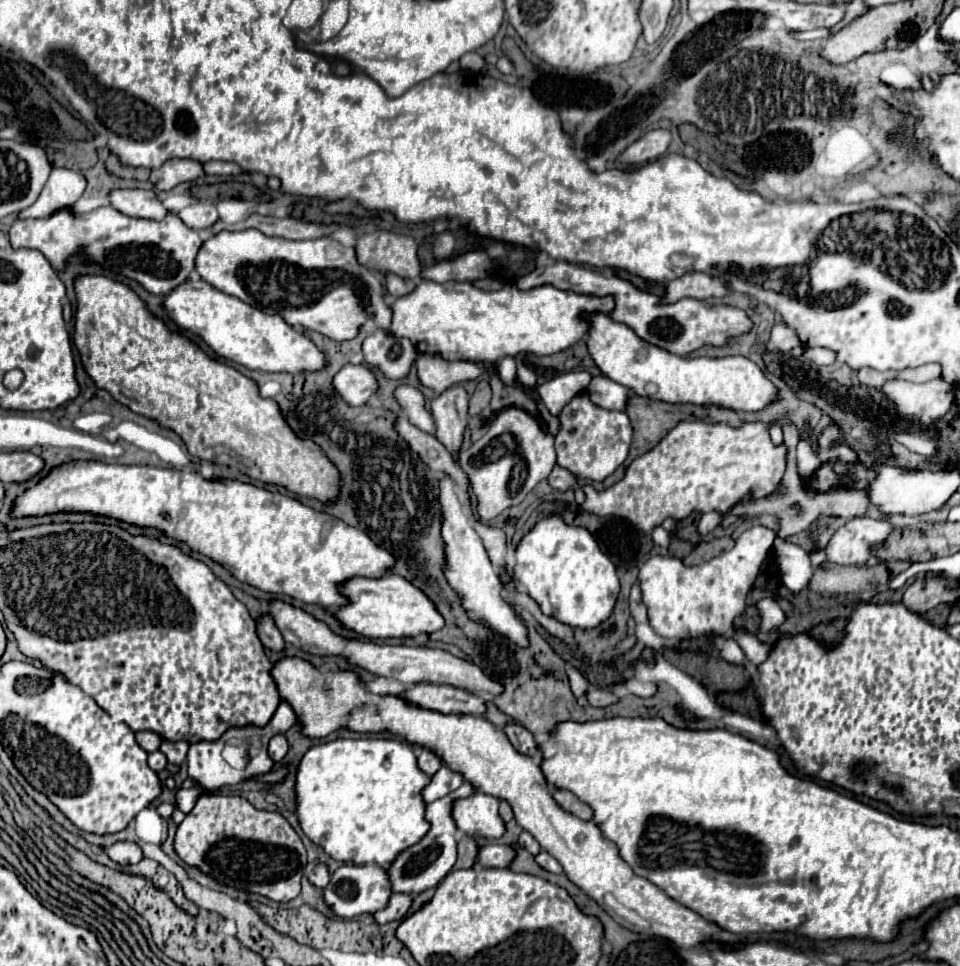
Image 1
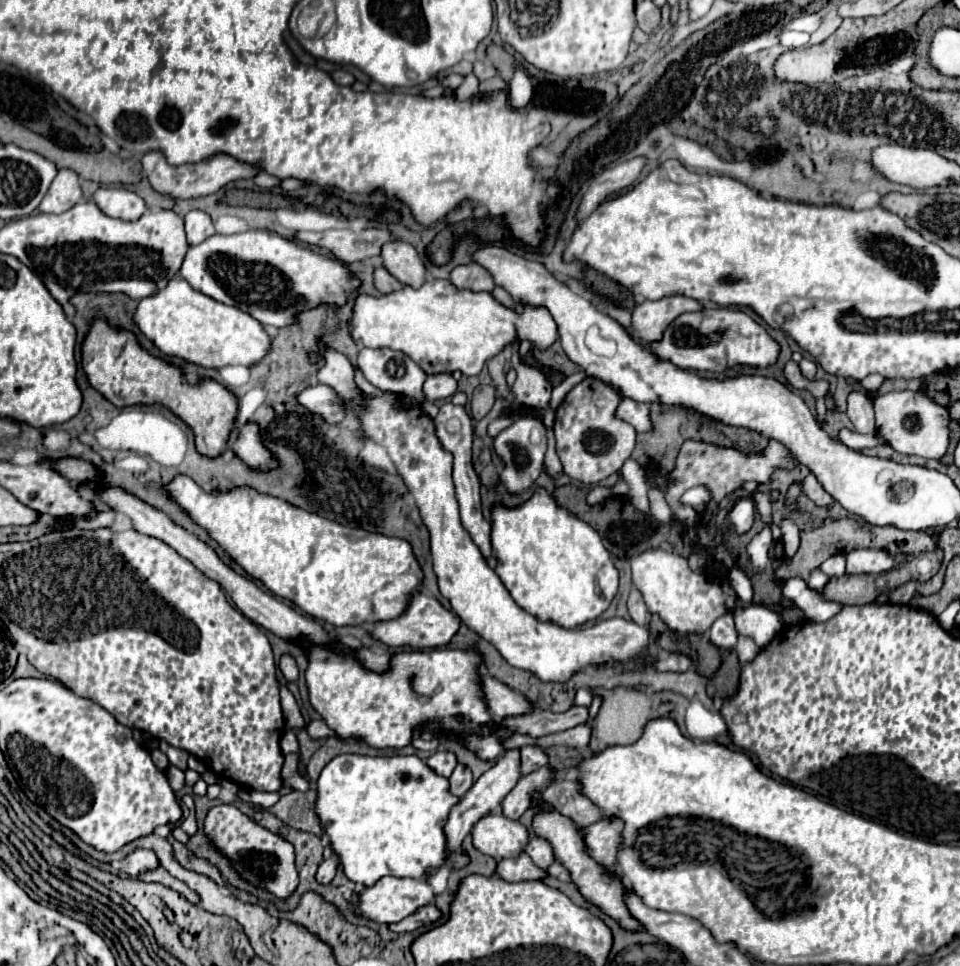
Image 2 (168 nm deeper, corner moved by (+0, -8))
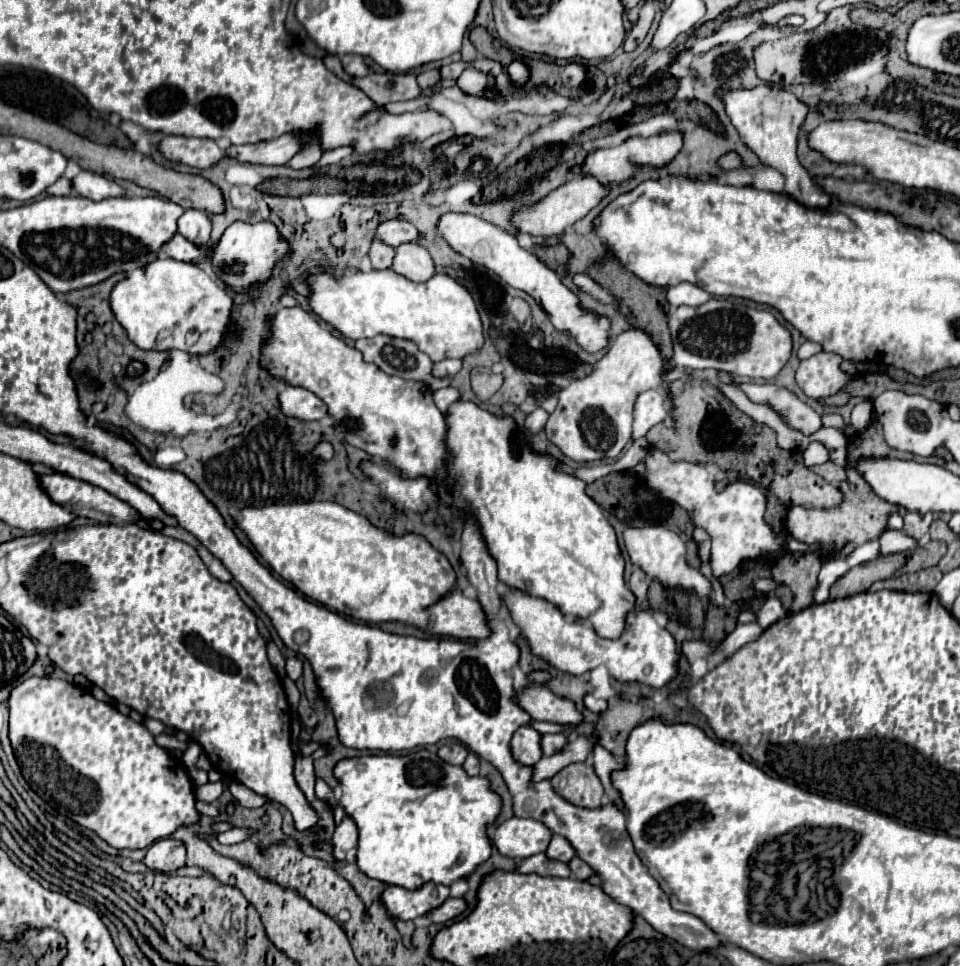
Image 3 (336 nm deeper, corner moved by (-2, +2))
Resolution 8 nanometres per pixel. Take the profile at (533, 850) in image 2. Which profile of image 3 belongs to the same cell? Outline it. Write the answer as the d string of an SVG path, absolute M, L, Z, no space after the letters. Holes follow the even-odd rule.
M554 835L552 841L550 841L550 847L548 847L546 855L552 857L552 859L556 859L556 861L568 863L572 857L576 857L576 851L574 851L574 847L572 847L564 837Z

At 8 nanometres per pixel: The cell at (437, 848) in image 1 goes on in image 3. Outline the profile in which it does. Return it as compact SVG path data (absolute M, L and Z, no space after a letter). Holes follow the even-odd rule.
M528 723L522 725L512 737L512 753L522 765L536 765L542 759L542 735Z

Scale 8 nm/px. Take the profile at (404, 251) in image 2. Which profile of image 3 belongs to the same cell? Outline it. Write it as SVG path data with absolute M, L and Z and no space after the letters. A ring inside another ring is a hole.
M414 241L396 247L392 269L412 281L428 281L436 273L430 253Z

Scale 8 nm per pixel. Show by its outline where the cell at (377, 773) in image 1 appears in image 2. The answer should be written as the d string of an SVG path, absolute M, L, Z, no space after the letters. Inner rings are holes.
M338 755L322 769L316 787L320 827L350 881L370 887L384 875L424 879L426 867L468 863L464 853L446 859L442 827L458 797L448 793L448 779L436 775L420 757Z

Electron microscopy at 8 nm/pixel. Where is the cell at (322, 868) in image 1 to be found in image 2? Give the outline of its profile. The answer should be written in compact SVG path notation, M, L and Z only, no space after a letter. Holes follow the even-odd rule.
M336 855L330 857L330 859L326 859L326 861L322 861L322 865L320 865L318 871L316 871L316 881L318 881L320 885L330 885L332 879L334 879L334 875L336 875L336 867L338 867Z

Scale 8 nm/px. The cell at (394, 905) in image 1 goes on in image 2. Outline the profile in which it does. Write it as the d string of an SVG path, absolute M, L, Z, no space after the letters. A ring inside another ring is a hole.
M424 905L424 907L416 909L412 915L404 917L402 921L398 921L398 923L390 923L388 929L394 931L394 933L414 931L414 929L418 929L418 927L422 927L422 925L430 925L430 923L434 923L438 917L440 917L440 911L438 911L434 905Z

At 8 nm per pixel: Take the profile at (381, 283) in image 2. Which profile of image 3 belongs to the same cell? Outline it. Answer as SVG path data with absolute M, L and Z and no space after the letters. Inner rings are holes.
M374 239L370 245L370 259L372 259L374 269L388 269L394 259L394 249L382 243L380 239Z

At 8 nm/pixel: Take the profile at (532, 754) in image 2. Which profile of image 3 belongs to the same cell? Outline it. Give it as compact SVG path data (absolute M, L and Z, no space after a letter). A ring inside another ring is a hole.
M548 733L542 737L542 749L544 755L554 755L558 751L562 751L562 747L568 743L568 735L566 733Z

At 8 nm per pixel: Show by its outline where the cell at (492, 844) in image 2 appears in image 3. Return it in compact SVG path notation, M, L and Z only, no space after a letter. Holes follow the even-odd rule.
M512 817L496 827L494 845L500 855L510 859L528 859L536 853L546 853L552 831L536 819Z

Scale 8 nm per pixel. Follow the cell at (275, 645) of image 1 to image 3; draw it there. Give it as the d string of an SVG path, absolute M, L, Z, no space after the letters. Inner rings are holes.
M290 657L290 659L286 661L286 673L288 673L290 679L296 681L296 679L302 675L302 661L300 661L298 657Z

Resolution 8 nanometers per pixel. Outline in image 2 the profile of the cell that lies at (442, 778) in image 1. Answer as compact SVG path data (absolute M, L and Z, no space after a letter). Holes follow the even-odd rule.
M458 765L458 767L454 769L454 773L450 775L448 781L450 781L450 789L448 789L448 791L450 791L454 797L462 797L462 795L472 787L472 783L474 783L470 769L464 767L464 765Z

